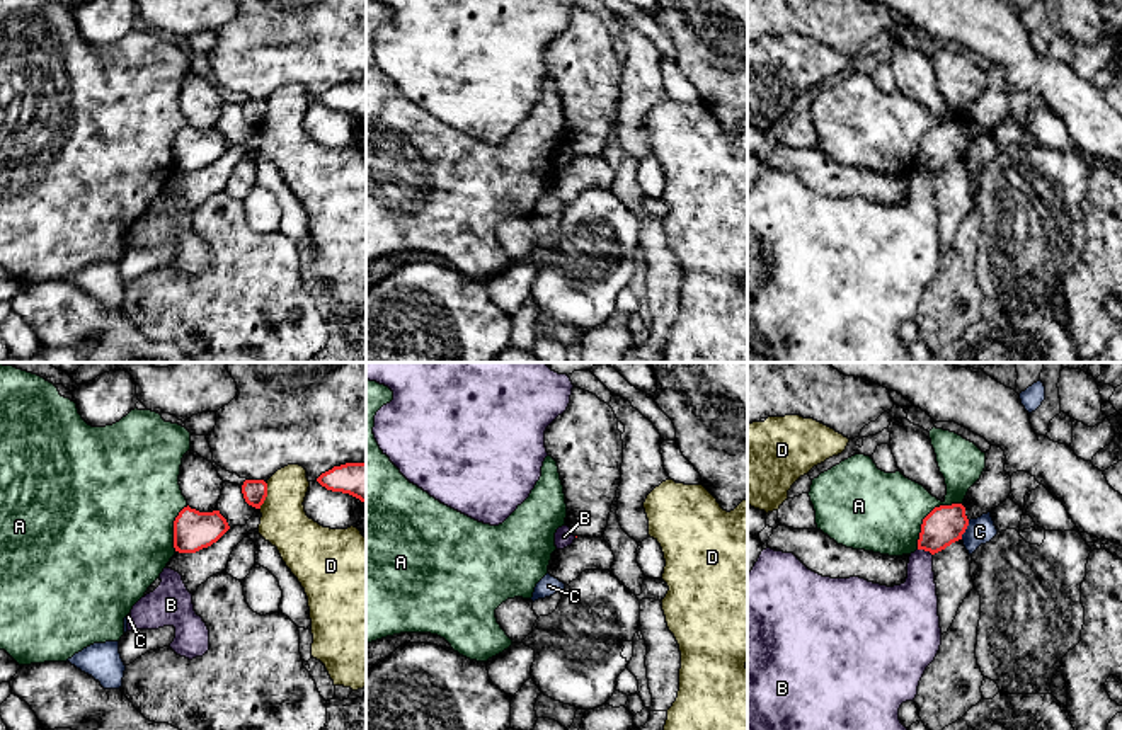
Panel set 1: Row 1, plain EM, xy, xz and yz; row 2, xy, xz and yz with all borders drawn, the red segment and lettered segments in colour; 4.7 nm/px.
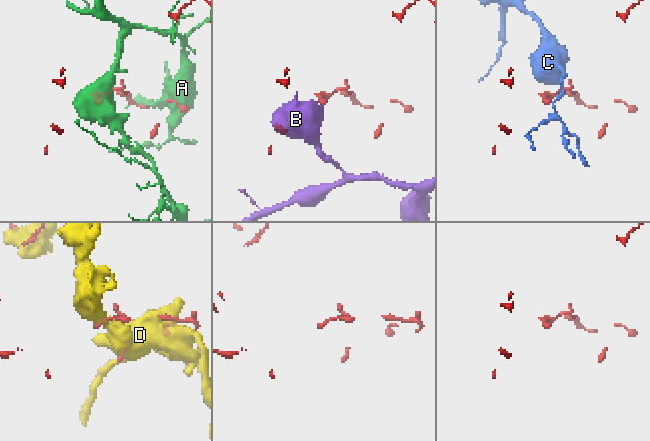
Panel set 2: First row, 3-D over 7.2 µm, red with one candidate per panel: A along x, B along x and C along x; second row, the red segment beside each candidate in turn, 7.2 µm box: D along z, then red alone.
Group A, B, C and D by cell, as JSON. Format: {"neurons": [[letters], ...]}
{"neurons": [["A"], ["B"], ["C"], ["D"]]}

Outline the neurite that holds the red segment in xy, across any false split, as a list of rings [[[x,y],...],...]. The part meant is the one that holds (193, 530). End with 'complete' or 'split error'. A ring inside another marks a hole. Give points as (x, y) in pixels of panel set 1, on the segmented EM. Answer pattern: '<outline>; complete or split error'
[[[187,505],[174,521],[174,548],[179,553],[196,553],[216,543],[228,529],[220,510],[199,512]]]; complete

